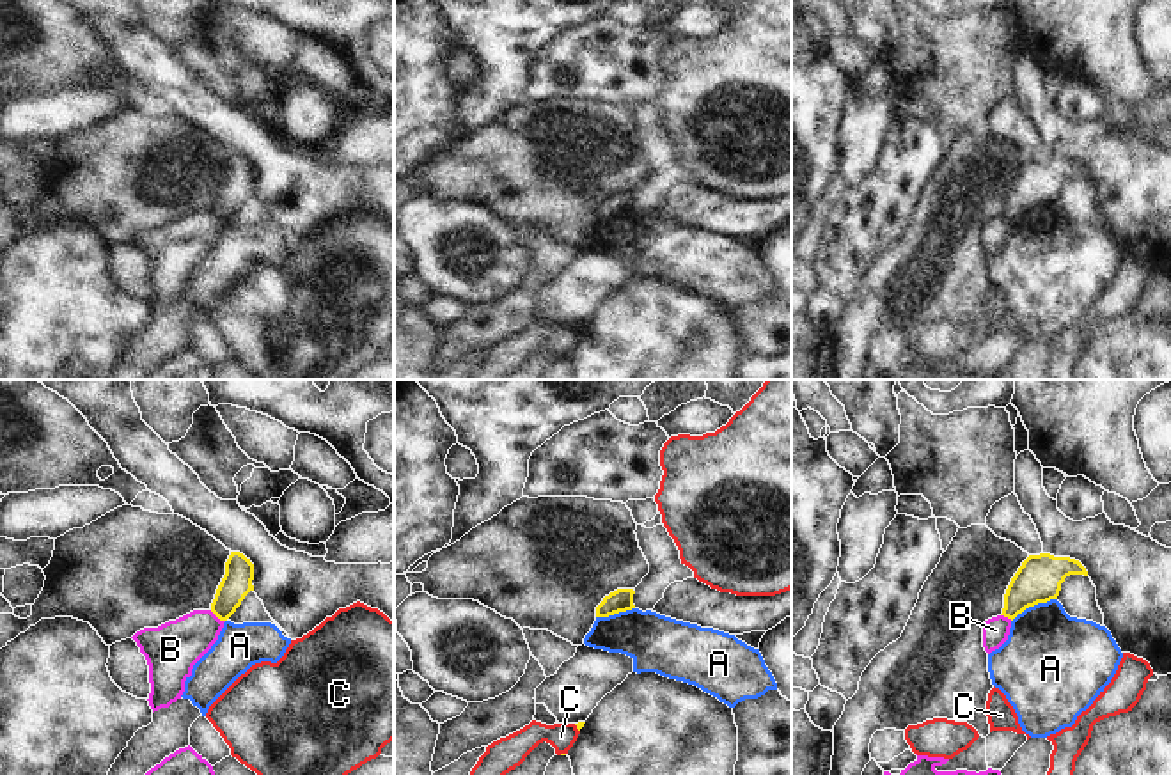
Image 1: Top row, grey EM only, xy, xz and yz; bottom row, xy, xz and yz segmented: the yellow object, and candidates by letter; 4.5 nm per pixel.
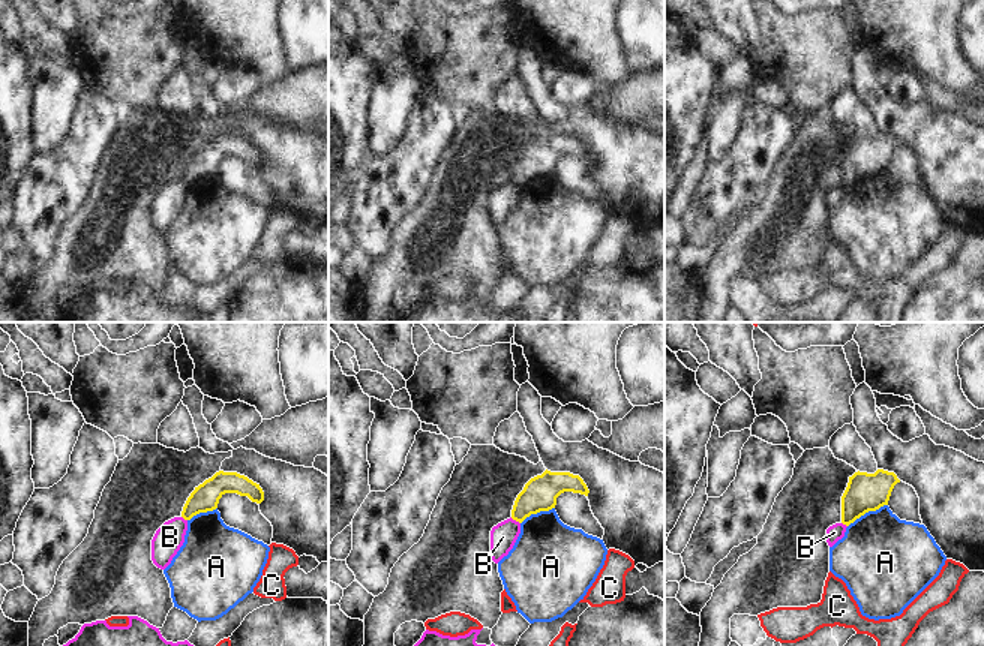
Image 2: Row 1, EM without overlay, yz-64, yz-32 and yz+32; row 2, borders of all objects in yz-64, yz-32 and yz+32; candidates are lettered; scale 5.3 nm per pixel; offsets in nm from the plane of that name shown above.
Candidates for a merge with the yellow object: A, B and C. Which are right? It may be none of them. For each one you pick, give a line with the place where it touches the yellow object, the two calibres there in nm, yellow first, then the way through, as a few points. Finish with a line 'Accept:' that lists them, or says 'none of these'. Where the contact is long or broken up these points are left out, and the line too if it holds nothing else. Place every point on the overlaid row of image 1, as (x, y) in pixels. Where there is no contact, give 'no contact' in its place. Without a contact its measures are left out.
Accept: none of these

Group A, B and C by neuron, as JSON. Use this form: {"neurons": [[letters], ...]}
{"neurons": [["A"], ["B"], ["C"]]}

